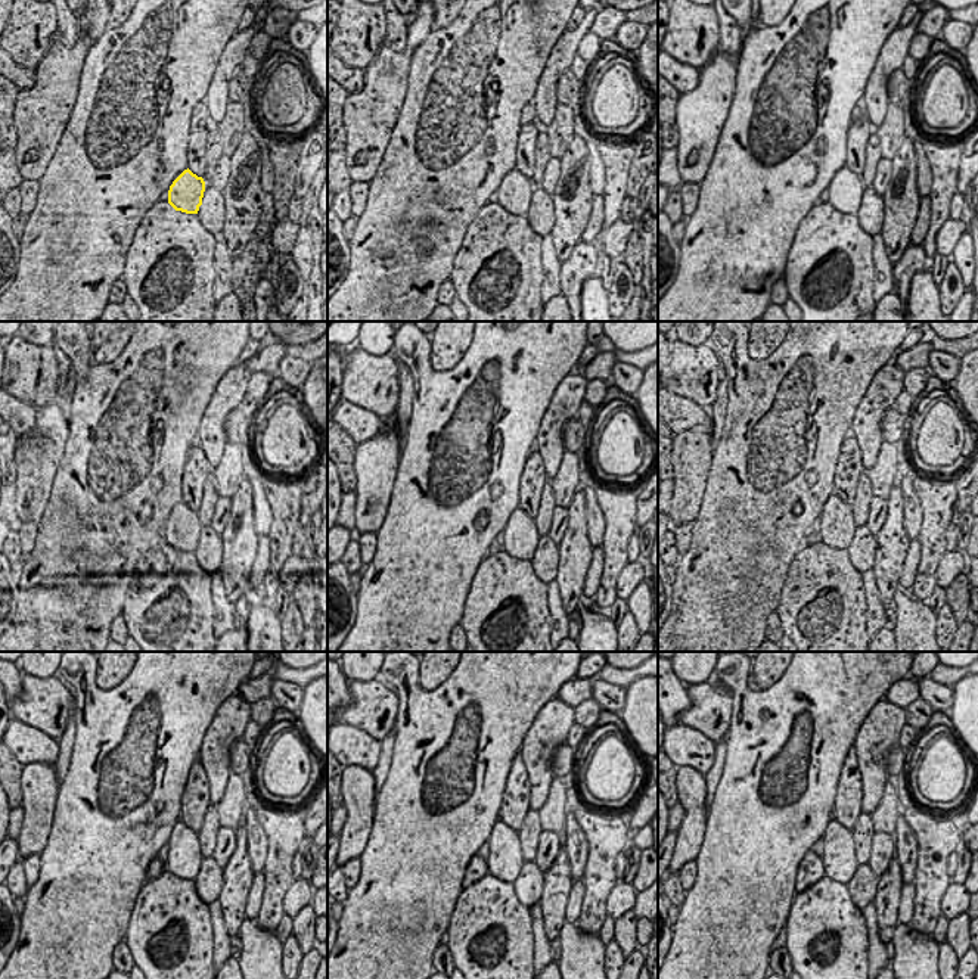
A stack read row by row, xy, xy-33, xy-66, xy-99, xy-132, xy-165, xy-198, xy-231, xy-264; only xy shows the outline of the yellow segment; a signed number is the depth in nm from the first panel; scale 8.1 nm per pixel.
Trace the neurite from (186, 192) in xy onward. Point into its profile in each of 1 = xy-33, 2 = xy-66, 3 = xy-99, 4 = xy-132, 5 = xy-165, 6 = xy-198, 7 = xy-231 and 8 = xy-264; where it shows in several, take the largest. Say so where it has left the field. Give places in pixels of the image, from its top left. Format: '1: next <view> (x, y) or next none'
1: next xy-33 (515, 195)
2: next xy-66 (845, 192)
3: next xy-99 (185, 527)
4: next xy-132 (518, 528)
5: next xy-165 (850, 527)
6: next xy-198 (192, 869)
7: next xy-231 (506, 861)
8: next xy-264 (838, 855)

